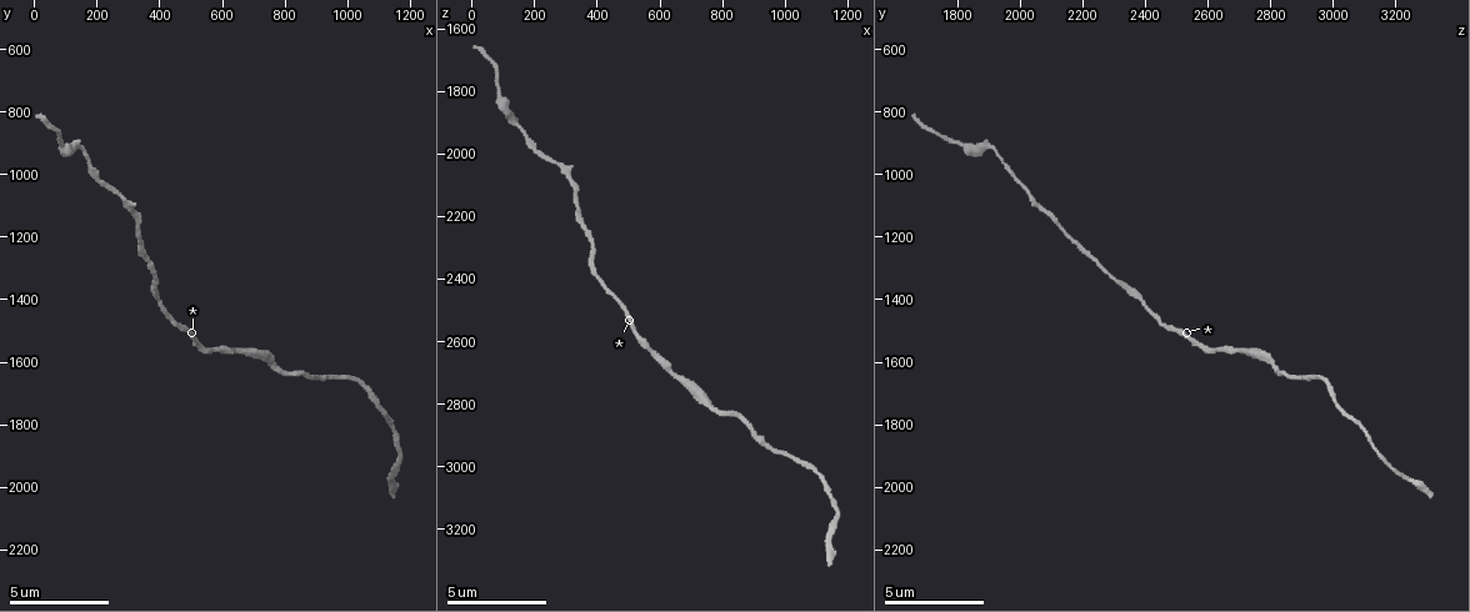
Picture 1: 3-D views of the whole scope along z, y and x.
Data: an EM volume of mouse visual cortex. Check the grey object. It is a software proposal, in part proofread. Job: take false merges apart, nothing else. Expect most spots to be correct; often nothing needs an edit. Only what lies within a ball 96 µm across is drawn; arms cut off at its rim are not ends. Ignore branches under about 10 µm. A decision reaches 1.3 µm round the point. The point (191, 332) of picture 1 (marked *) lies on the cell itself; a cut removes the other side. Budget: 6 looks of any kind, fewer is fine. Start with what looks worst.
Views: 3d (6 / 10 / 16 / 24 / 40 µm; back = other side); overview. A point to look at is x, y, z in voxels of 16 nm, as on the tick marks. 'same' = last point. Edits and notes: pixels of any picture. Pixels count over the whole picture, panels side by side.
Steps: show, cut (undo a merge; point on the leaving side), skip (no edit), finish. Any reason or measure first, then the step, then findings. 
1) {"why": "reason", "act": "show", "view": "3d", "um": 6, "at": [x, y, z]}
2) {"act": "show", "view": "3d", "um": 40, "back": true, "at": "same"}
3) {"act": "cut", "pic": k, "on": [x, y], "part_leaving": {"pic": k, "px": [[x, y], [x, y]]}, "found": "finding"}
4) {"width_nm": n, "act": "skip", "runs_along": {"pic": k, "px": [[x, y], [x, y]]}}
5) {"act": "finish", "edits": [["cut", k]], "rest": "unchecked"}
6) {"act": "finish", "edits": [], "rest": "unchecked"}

{"why": "thick turns thin", "act": "show", "view": "3d", "um": 6, "at": [160, 940, 1920]}

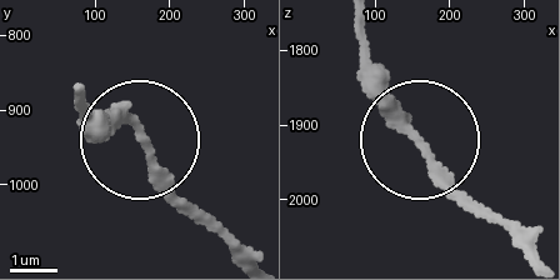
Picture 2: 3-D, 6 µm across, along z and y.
{"width_nm": 170, "act": "skip", "found": "one cell here"}

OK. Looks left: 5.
{"why": "thick turns thin", "act": "show", "view": "3d", "um": 6, "at": [760, 1610, 2800]}

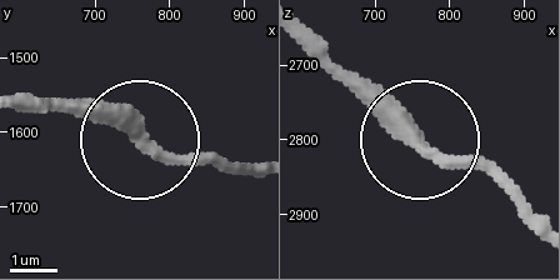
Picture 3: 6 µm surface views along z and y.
{"act": "show", "view": "3d", "um": 6, "back": true, "at": [760, 1605, 2805]}

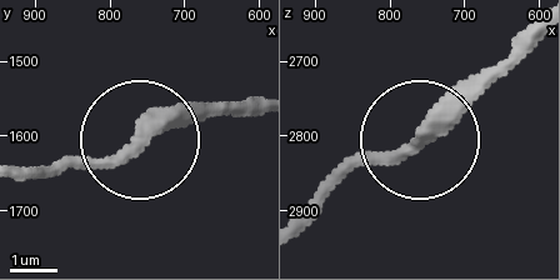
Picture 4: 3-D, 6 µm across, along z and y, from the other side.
{"act": "skip", "found": "continuous, no second cell"}

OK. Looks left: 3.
{"why": "thin neck", "act": "show", "view": "3d", "um": 16, "at": [330, 1190, 2150]}

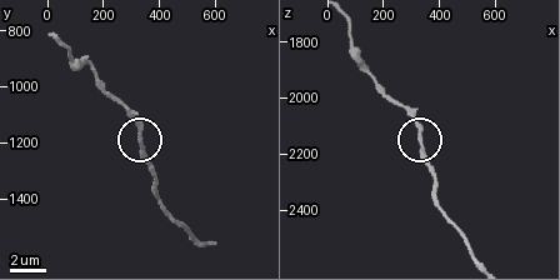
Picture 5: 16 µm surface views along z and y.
{"act": "skip", "runs_along": {"pic": 5, "px": [[468, 244], [439, 201], [436, 179], [411, 109]]}, "found": "continuous, no second cell"}

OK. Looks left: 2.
{"act": "finish", "edits": [], "rest": "unchecked"}

